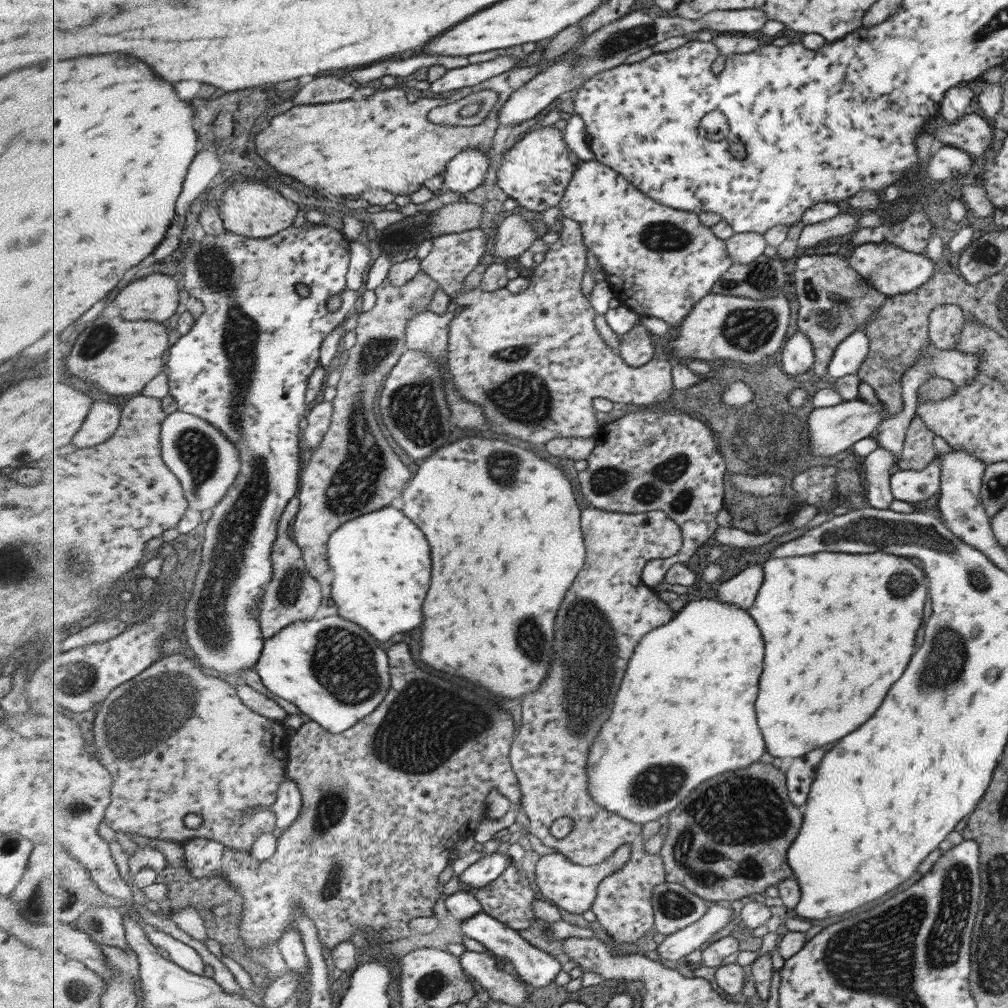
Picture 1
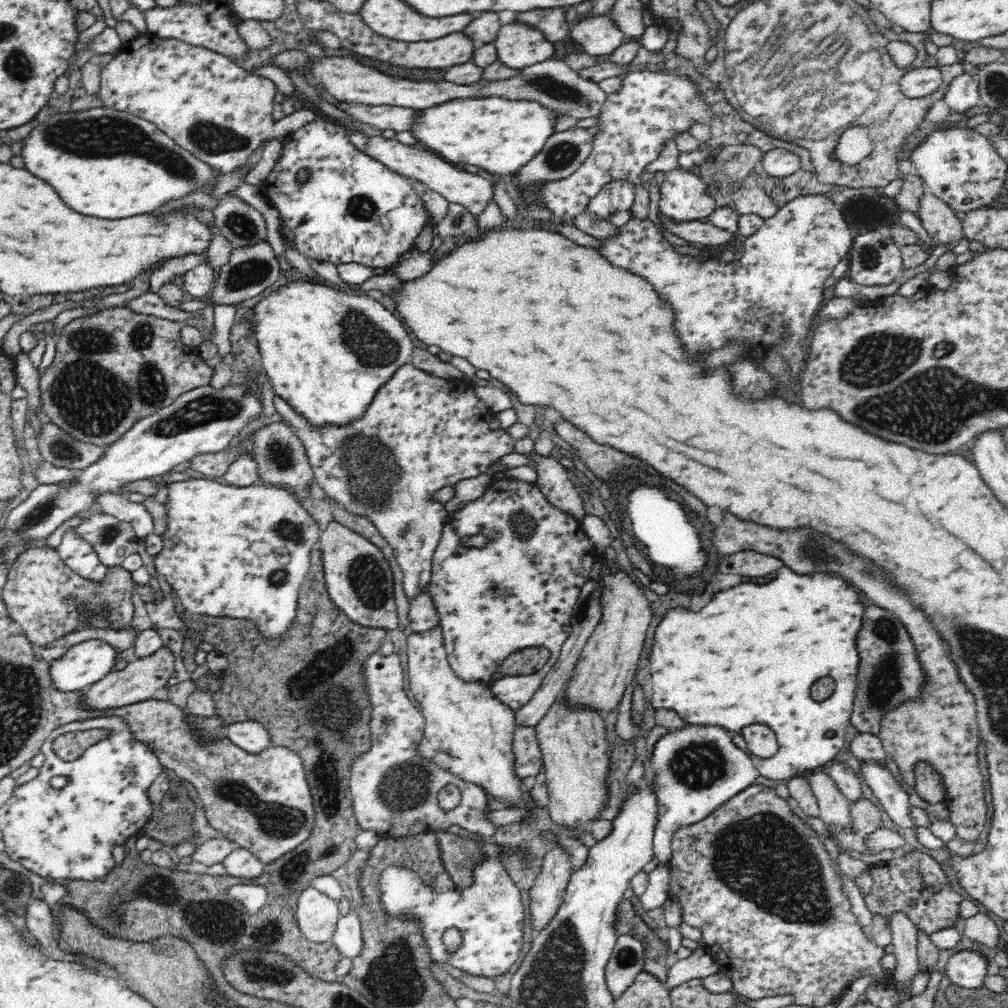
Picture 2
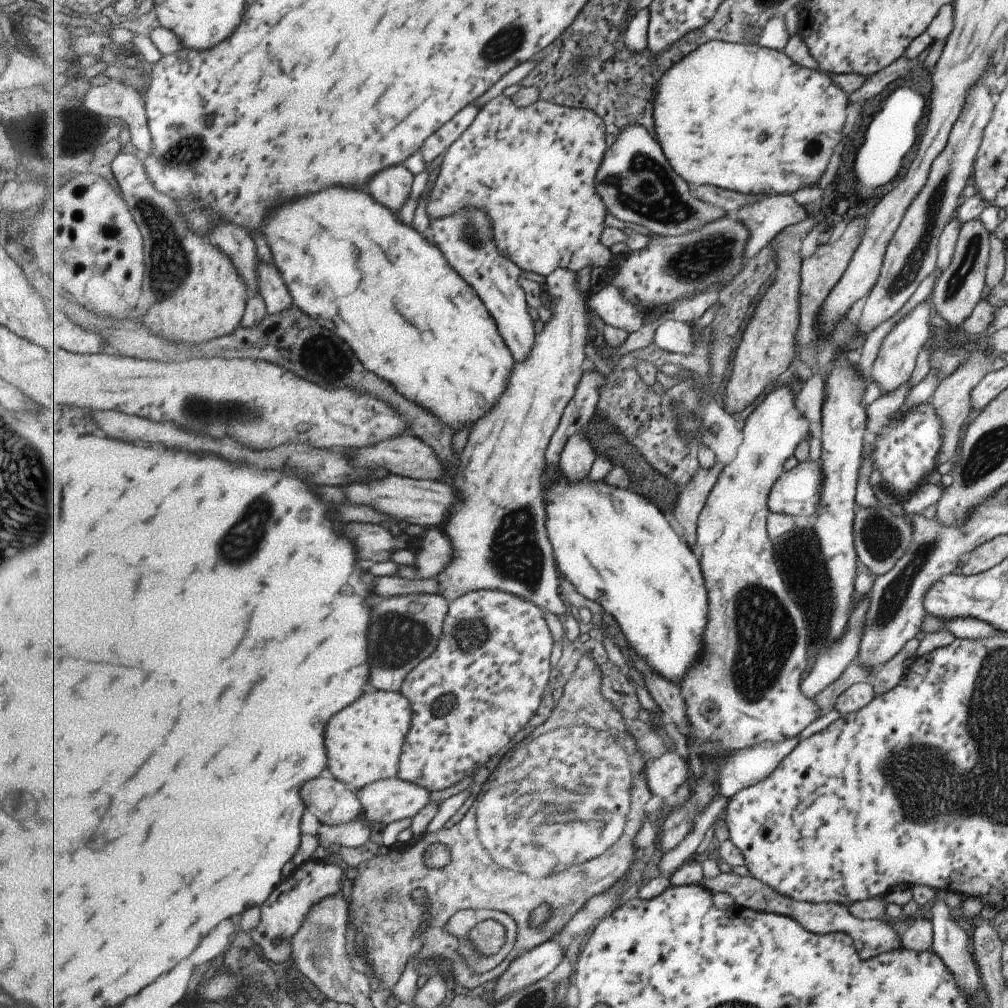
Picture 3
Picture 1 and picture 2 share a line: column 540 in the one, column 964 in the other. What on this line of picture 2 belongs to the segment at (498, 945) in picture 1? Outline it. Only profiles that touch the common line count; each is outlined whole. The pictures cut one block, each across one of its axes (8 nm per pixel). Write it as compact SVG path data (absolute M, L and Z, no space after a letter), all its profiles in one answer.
M960 950L946 964L945 976L962 988L984 988L990 960L976 950Z

